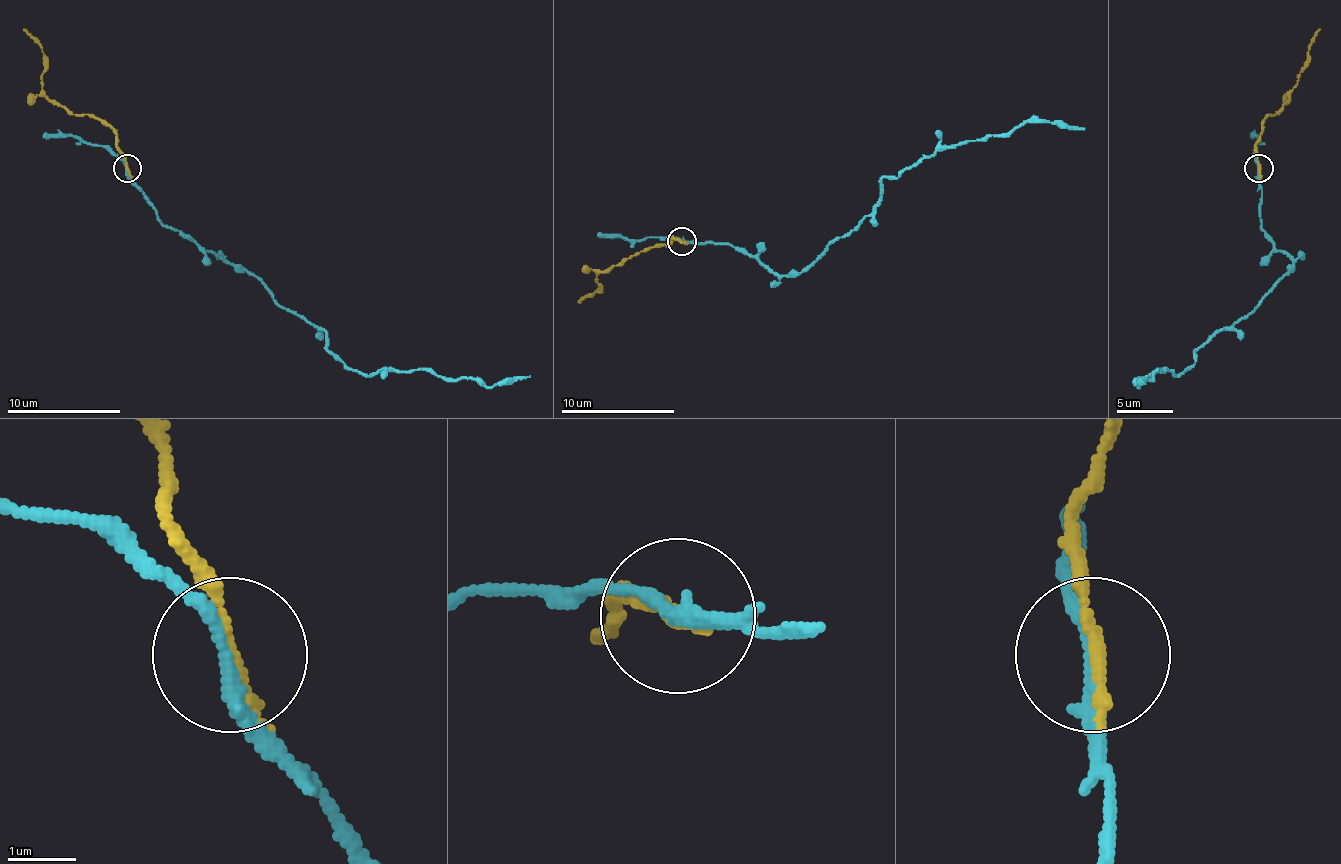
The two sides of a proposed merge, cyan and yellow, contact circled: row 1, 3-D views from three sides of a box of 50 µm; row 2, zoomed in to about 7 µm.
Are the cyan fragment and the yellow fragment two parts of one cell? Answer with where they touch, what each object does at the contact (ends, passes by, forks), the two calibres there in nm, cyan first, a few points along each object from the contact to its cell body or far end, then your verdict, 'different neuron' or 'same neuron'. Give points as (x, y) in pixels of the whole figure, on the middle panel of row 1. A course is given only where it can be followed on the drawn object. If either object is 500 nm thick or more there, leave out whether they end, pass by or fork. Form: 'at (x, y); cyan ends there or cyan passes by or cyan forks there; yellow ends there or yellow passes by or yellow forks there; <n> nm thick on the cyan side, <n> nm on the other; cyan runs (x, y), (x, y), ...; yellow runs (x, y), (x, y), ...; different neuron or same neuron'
at (681, 241); cyan passes by; yellow ends there; 200 nm thick on the cyan side, 220 nm on the other; cyan runs (682, 242), (744, 248), (776, 273), (793, 276), (872, 211), (883, 177), (940, 148), (1025, 123), (1085, 128); yellow runs (682, 242), (679, 239), (628, 256), (600, 273), (597, 290), (577, 301); different neuron

